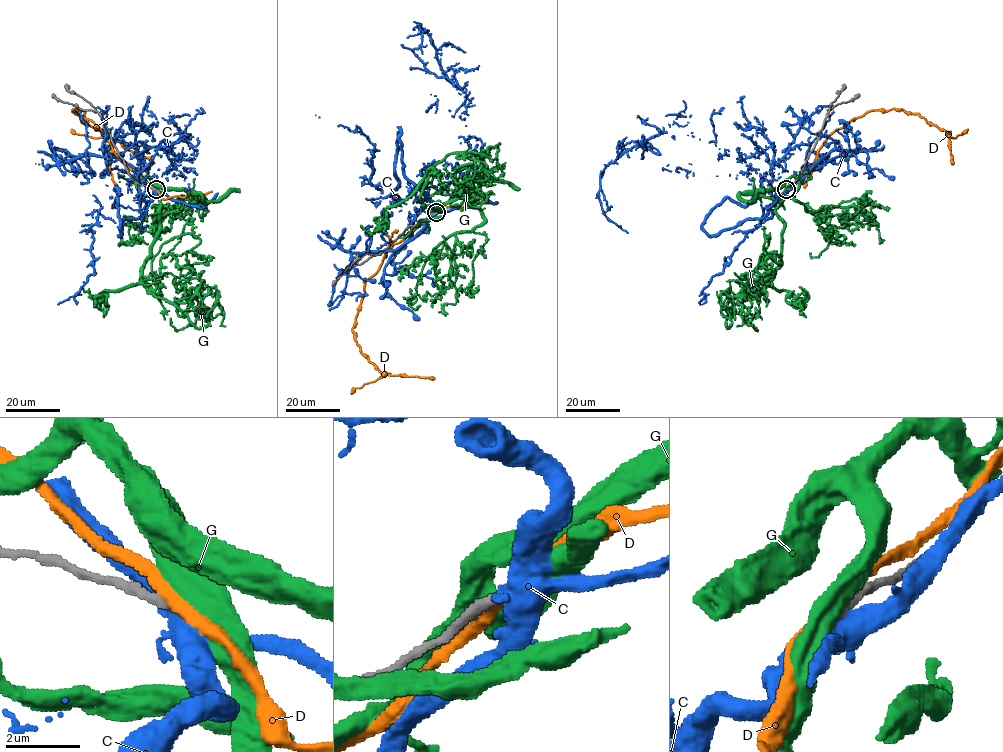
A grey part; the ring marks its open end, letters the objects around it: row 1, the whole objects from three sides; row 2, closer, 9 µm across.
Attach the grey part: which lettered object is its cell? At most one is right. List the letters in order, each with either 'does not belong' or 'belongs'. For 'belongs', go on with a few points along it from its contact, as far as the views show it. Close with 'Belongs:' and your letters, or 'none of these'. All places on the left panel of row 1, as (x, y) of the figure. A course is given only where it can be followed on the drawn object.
C: does not belong
D: does not belong
G: does not belong
Belongs: none of these

